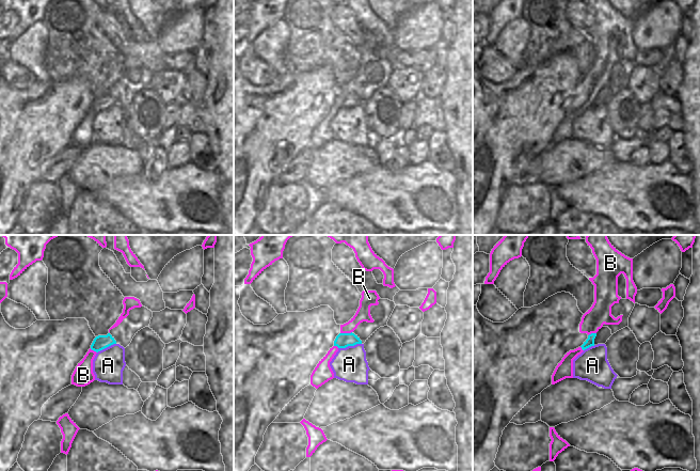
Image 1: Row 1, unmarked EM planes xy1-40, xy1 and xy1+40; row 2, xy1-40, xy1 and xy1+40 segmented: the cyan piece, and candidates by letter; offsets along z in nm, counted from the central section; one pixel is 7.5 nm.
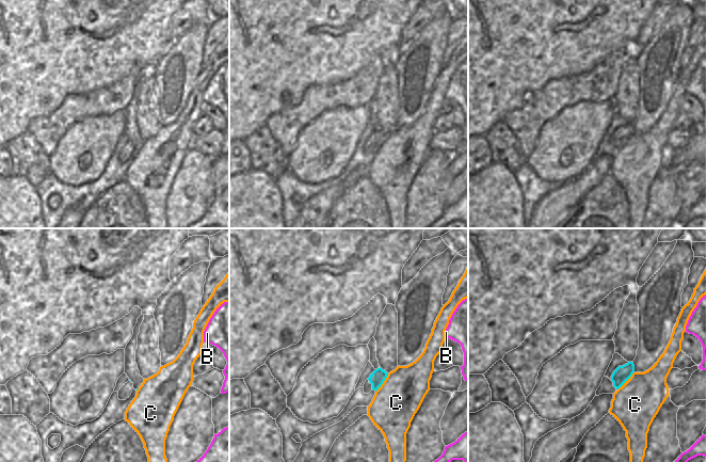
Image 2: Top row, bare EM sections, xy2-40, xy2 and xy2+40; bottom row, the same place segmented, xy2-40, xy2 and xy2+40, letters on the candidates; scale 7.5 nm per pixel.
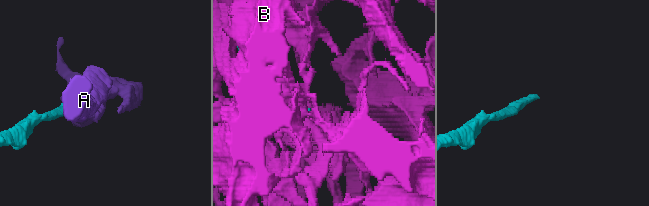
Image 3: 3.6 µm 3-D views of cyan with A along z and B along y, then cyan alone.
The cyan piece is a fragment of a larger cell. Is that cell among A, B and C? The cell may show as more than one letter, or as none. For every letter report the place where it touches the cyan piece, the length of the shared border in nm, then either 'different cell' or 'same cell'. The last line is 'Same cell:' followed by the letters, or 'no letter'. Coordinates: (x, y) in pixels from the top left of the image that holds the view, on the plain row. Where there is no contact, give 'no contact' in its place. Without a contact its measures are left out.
A: meets cyan in xy1 at (349, 106); contact 180 nm long; different cell
B: meets cyan in xy1 at (346, 94); contact 90 nm long; different cell
C: meets cyan in xy2+40 at (626, 141); contact 190 nm long; different cell
Same cell: no letter

